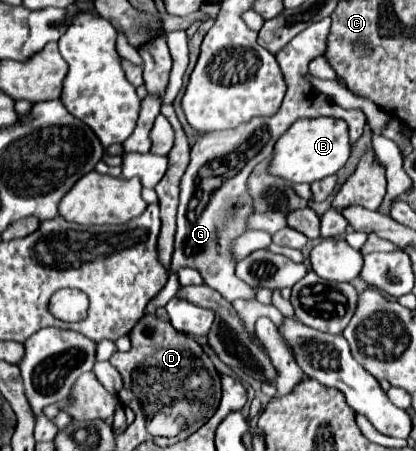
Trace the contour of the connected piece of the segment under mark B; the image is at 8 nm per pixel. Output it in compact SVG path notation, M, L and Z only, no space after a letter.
M334 117L298 119L276 141L268 171L274 177L282 177L292 183L308 183L310 185L328 175L334 175L348 161L348 157L350 157L348 125L342 119L334 119Z

